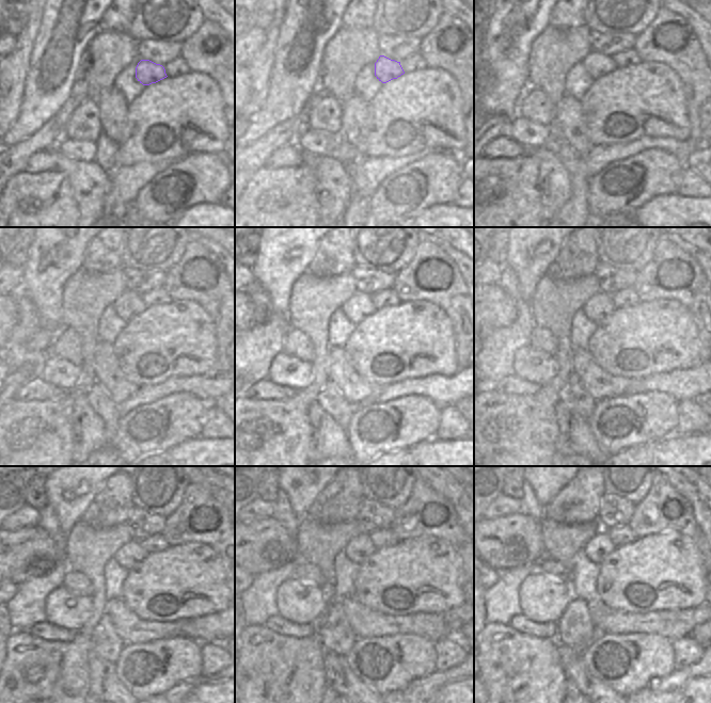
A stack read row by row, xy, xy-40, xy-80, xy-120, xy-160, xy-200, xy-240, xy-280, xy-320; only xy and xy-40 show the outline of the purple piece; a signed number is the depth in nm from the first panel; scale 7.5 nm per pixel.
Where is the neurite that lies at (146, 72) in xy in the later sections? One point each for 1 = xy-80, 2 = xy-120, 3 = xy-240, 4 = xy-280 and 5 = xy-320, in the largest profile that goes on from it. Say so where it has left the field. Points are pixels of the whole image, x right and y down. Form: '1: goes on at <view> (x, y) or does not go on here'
1: goes on at xy-80 (622, 66)
2: goes on at xy-120 (135, 304)
3: goes on at xy-240 (123, 547)
4: goes on at xy-280 (361, 547)
5: goes on at xy-320 (597, 548)

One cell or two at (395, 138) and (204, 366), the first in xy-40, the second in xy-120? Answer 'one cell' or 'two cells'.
one cell

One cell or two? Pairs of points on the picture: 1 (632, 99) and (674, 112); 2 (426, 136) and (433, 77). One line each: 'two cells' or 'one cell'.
1: one cell
2: one cell

